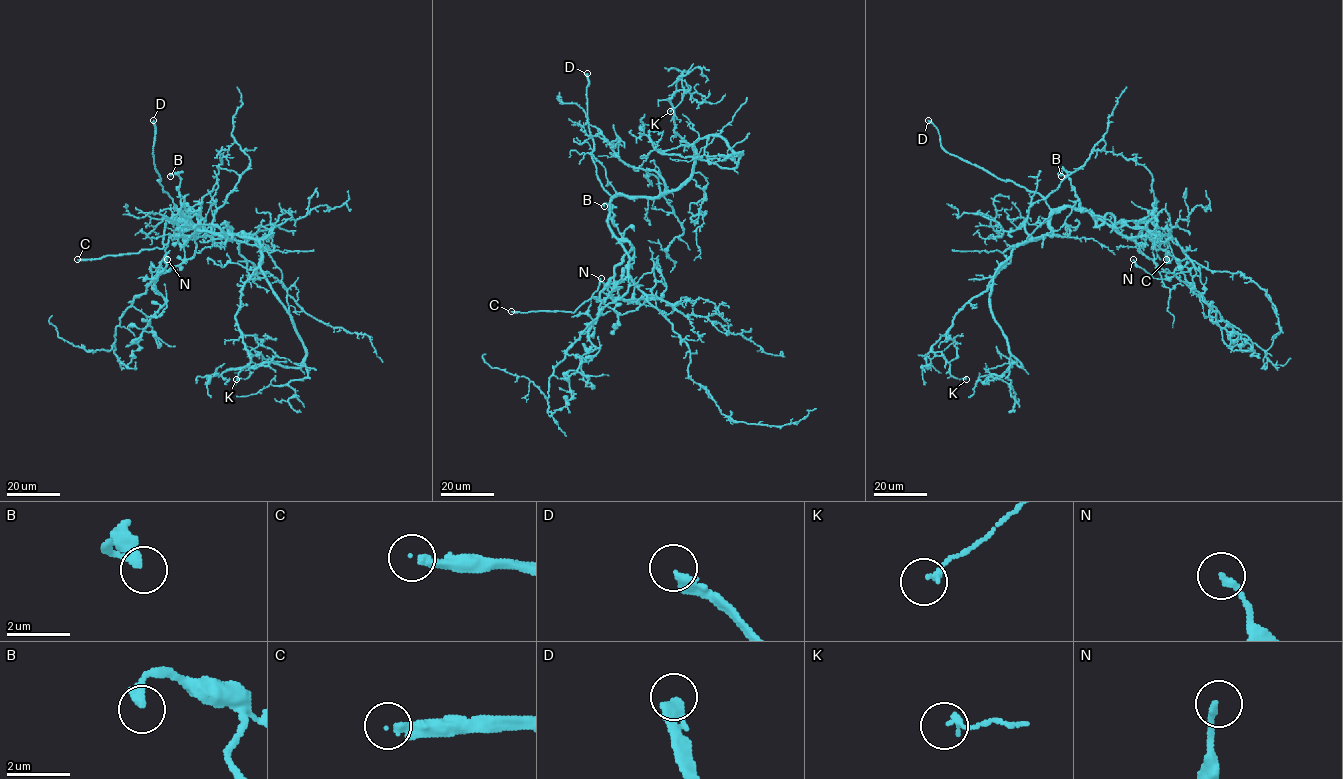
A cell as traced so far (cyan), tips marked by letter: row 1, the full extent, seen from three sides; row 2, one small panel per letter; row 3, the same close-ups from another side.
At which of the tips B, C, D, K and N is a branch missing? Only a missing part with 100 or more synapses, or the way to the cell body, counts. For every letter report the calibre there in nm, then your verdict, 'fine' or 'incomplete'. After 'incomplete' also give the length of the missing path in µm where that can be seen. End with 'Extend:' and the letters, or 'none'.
B: 300 nm thick; fine
C: 240 nm thick; incomplete; about 60 µm are missing
D: 360 nm thick; incomplete; about 15 µm are missing
K: 180 nm thick; fine
N: 180 nm thick; fine
Extend: C, D

